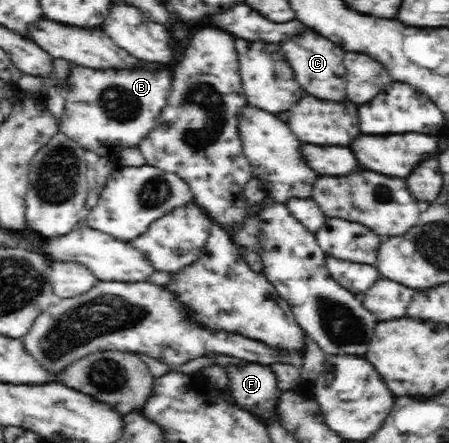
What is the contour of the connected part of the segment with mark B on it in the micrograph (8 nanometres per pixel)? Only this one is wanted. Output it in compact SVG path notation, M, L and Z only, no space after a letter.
M143 60L143 65L135 65L135 67L127 67L127 69L91 69L85 66L76 66L70 64L66 77L66 89L65 89L65 104L64 113L60 118L59 130L65 134L66 137L73 139L81 148L85 151L93 150L97 154L107 154L108 156L116 156L120 149L127 147L138 147L141 143L141 139L147 137L149 133L155 128L156 121L159 121L159 115L162 113L162 109L167 105L167 97L171 91L171 77L172 73L168 70L165 64L155 64L154 67L146 65L147 61Z

